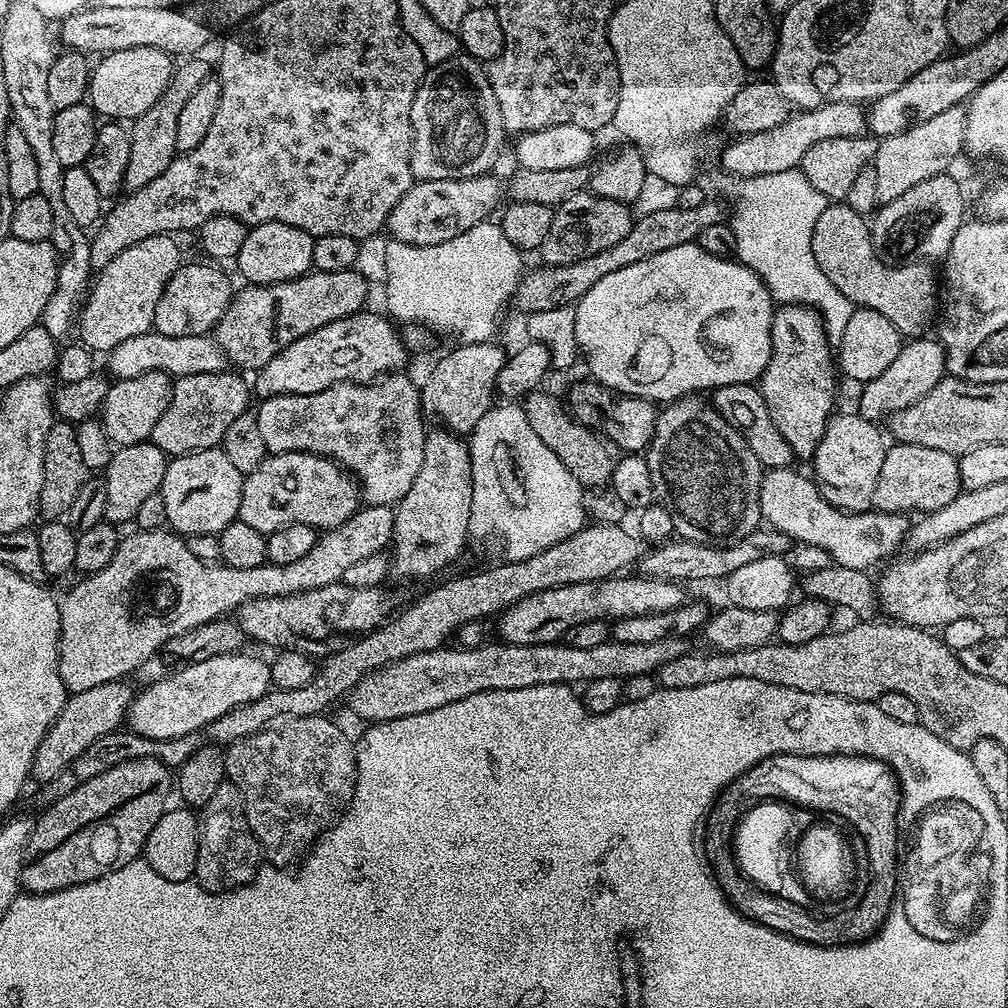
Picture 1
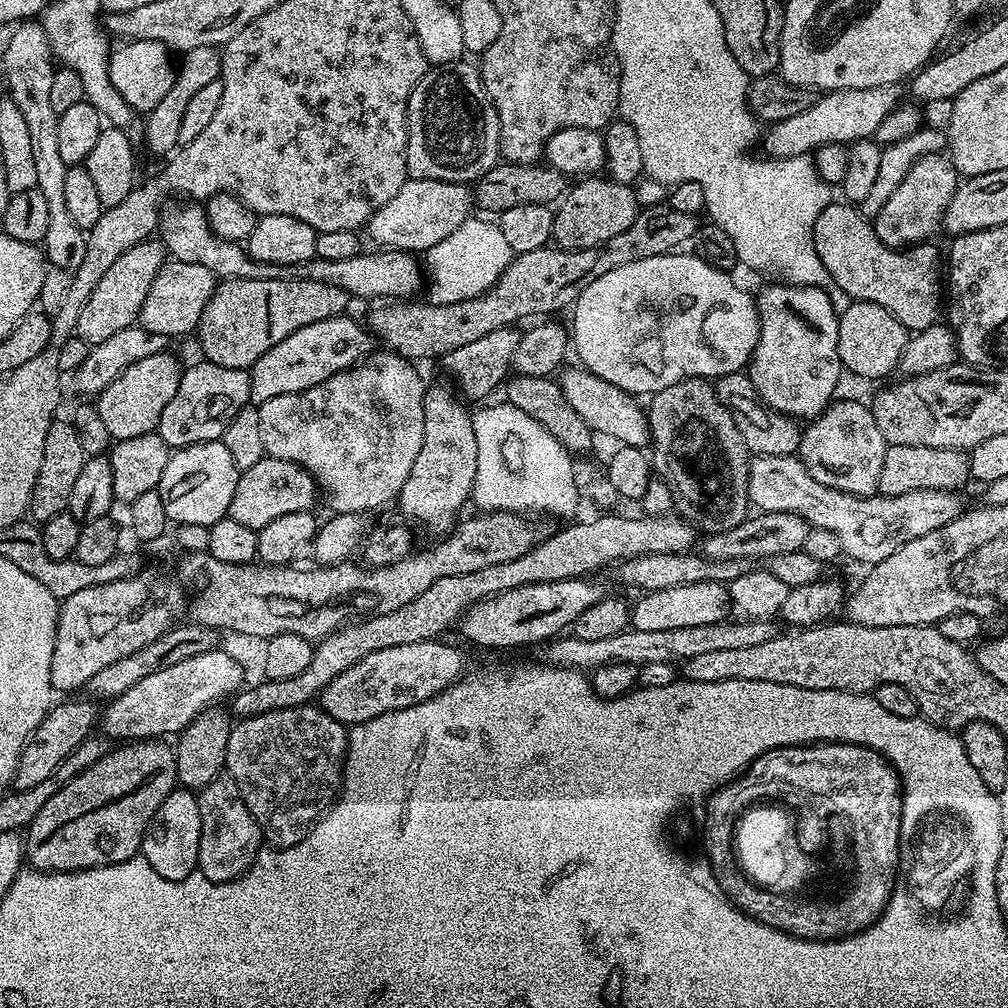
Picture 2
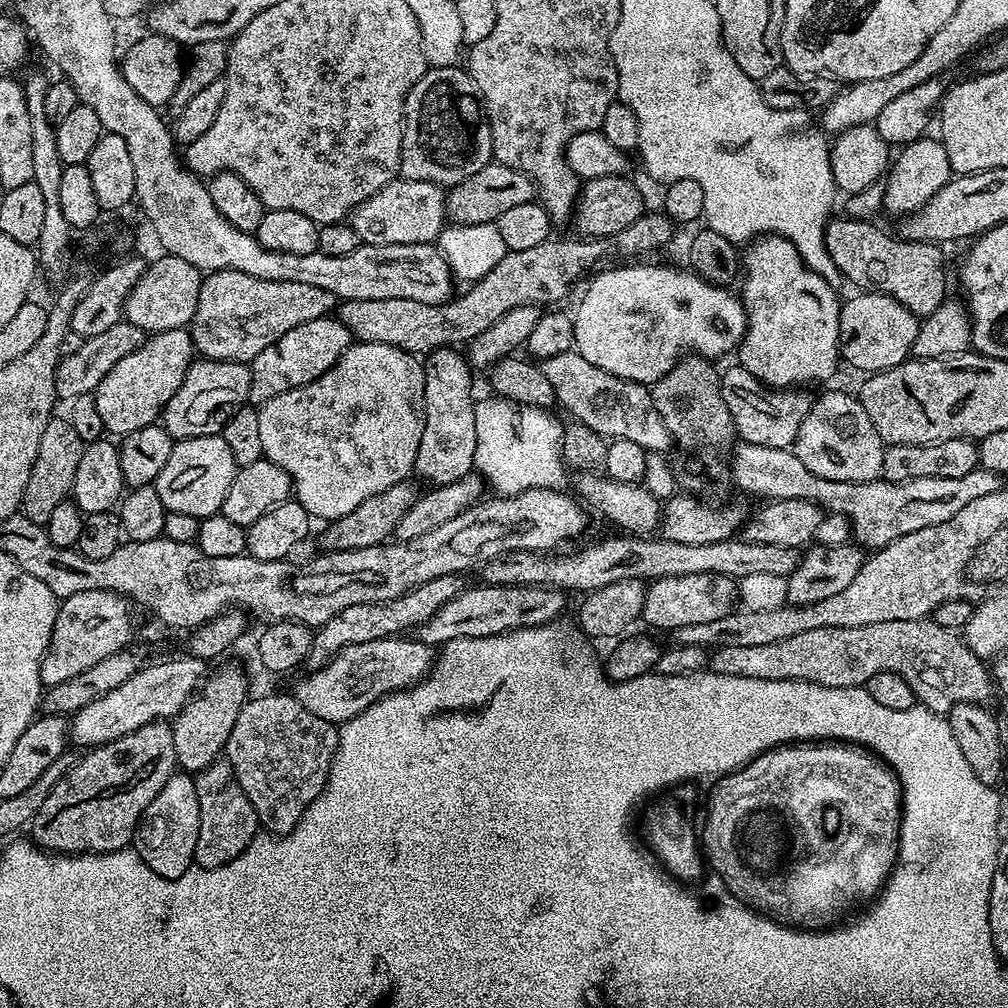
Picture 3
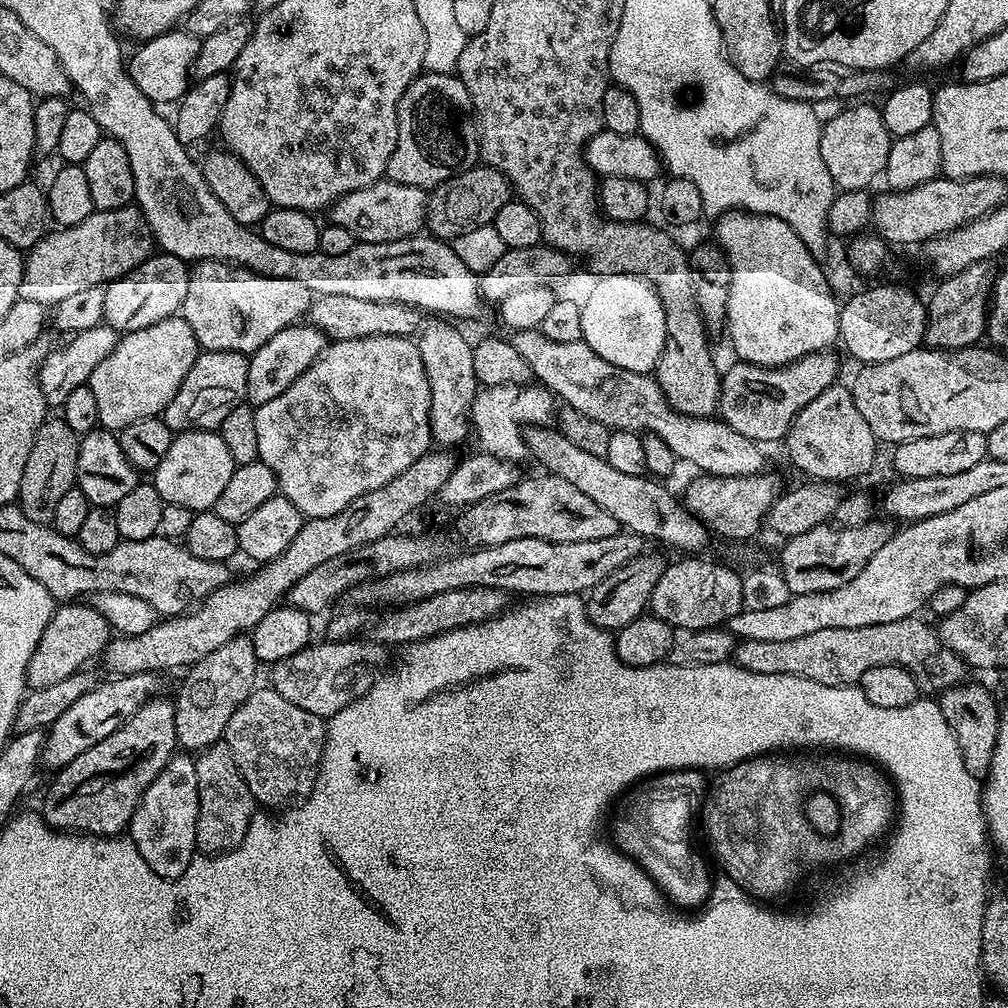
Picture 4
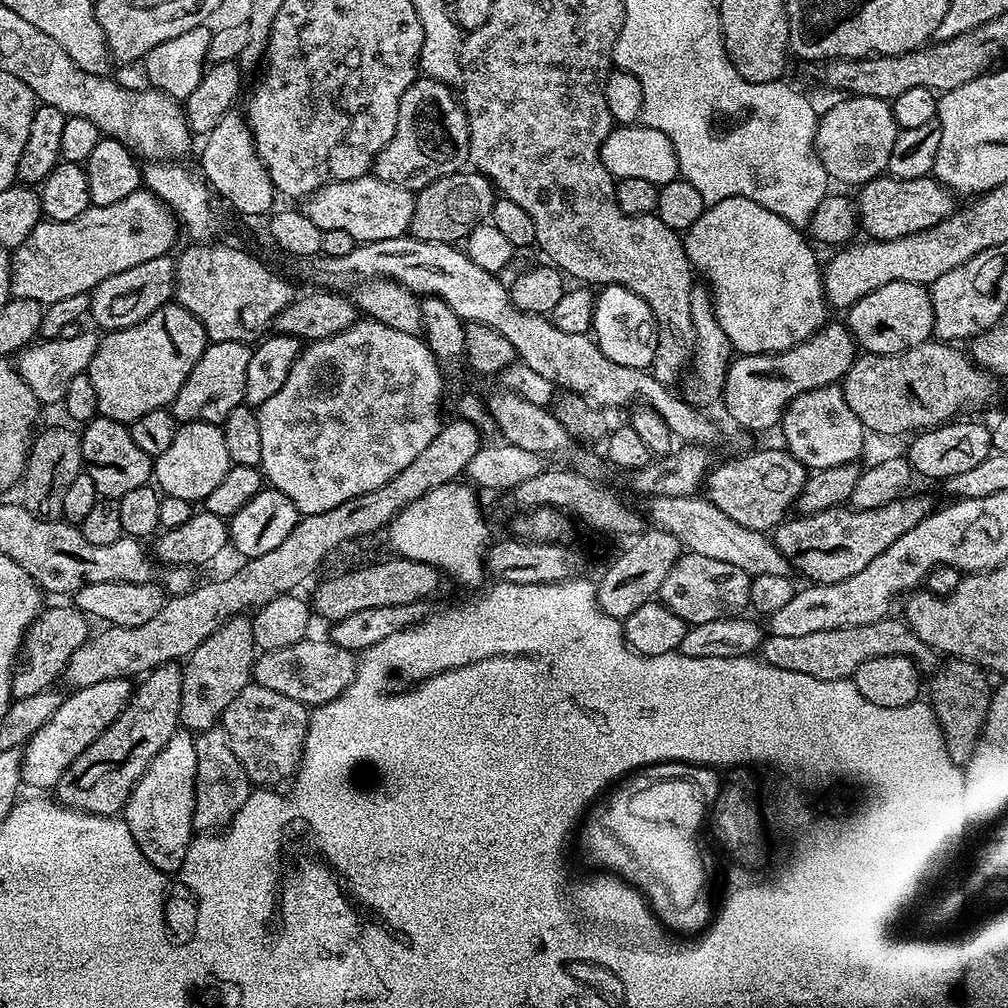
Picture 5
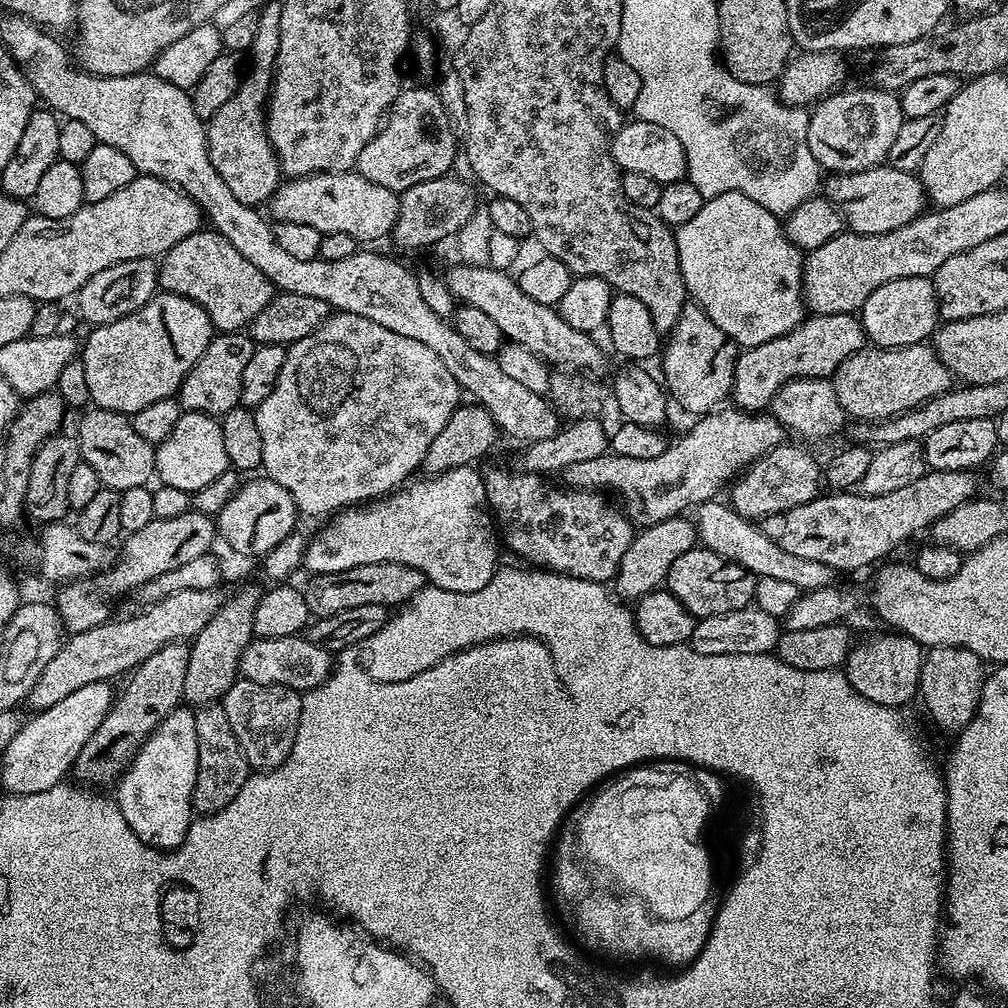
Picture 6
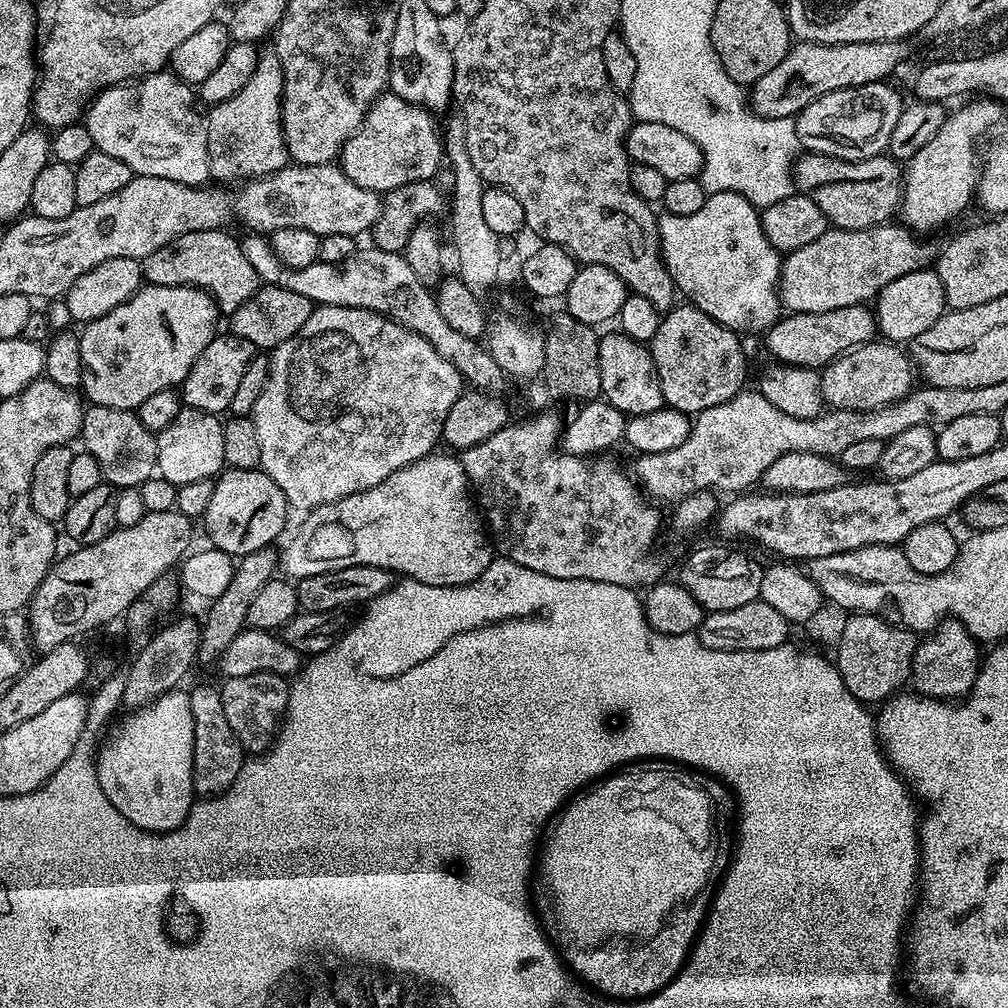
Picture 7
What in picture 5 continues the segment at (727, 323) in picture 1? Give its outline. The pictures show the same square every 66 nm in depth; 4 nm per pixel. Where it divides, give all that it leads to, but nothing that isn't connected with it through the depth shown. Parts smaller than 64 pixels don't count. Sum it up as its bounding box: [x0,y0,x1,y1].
[592,285,659,369]

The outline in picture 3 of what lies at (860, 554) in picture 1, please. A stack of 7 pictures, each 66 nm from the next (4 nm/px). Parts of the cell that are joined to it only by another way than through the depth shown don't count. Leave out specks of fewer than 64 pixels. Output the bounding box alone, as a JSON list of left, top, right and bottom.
[730,442,1002,550]

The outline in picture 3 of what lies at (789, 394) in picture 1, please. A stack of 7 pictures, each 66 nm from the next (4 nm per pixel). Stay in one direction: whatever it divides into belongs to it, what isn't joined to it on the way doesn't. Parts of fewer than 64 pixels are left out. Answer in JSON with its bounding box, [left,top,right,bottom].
[738,236,840,390]

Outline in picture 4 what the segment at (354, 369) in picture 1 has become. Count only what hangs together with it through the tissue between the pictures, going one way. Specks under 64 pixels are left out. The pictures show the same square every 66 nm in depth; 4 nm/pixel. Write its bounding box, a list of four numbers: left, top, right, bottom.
[246,322,330,406]

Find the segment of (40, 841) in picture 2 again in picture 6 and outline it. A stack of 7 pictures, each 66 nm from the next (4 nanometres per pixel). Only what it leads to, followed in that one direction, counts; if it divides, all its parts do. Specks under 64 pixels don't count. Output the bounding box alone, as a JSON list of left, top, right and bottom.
[72,641,190,786]

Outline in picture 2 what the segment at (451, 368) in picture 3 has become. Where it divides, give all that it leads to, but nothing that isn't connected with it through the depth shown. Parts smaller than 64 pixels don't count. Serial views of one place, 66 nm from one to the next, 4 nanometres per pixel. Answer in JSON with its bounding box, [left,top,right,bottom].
[398,384,478,536]

